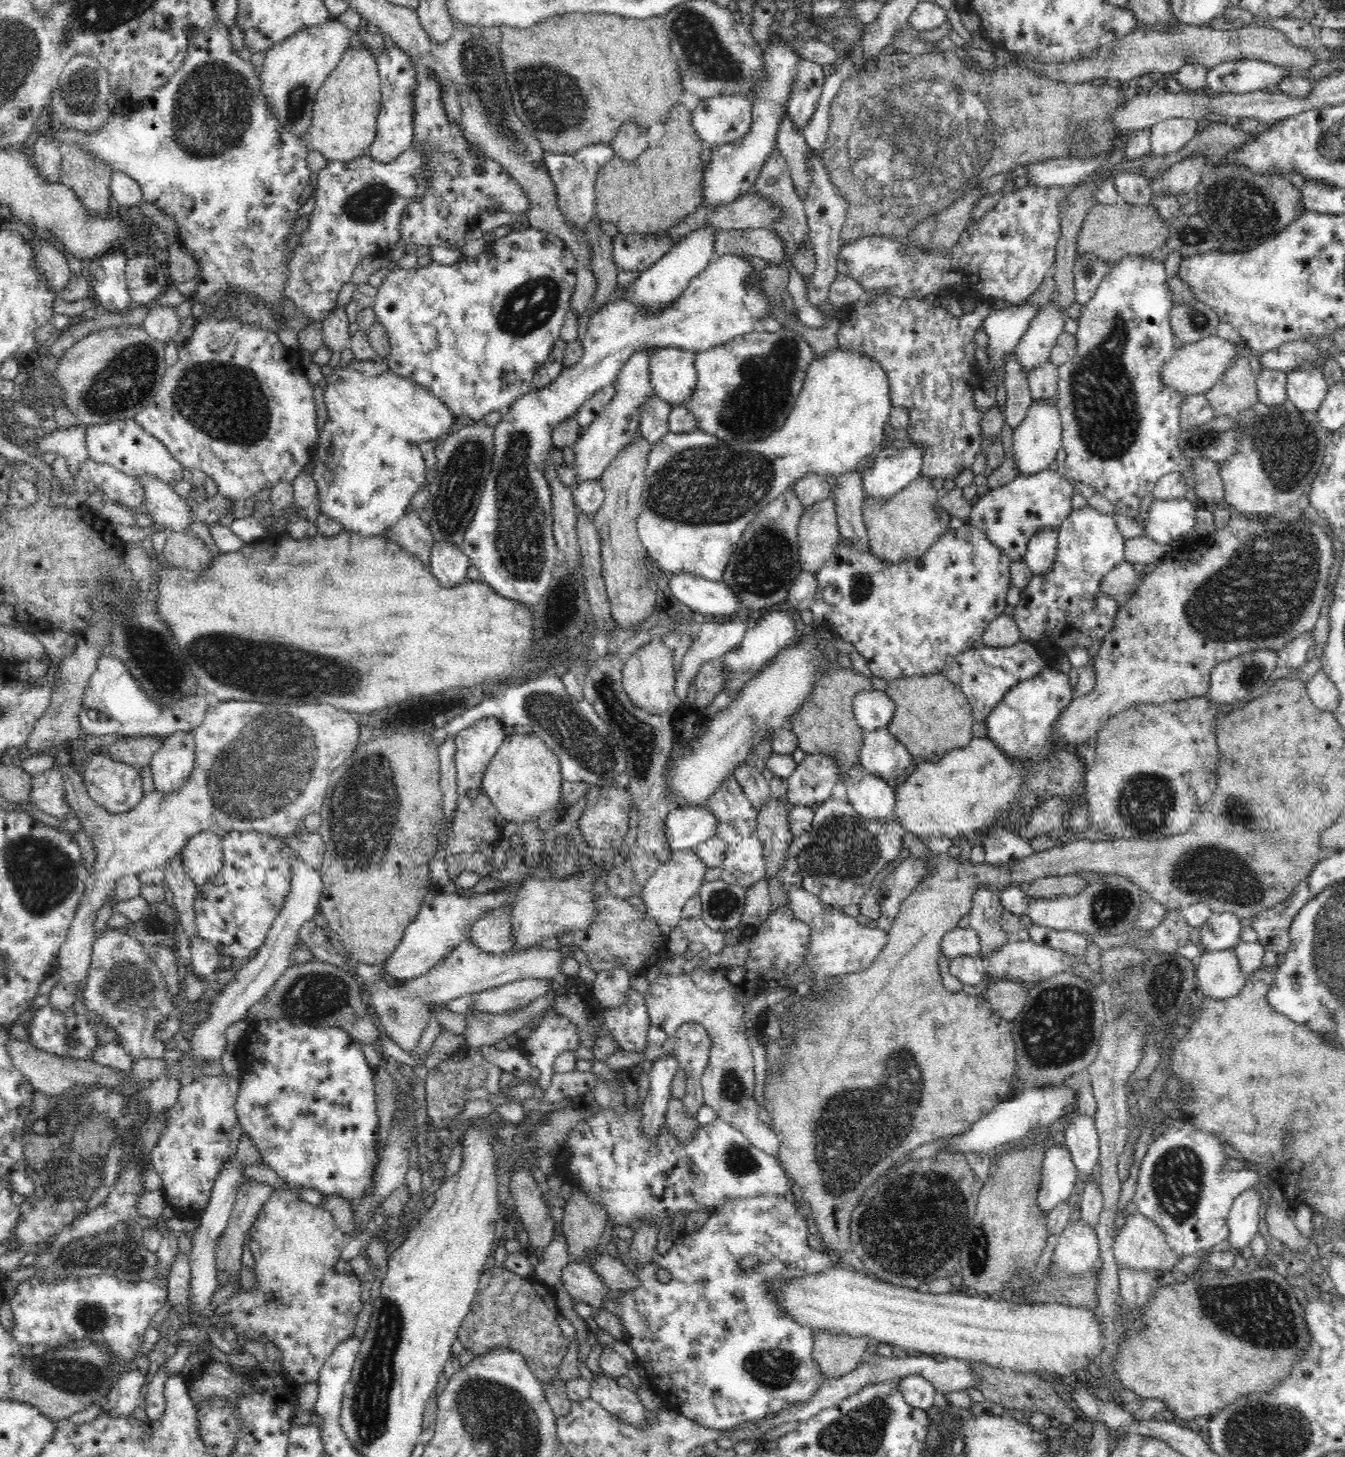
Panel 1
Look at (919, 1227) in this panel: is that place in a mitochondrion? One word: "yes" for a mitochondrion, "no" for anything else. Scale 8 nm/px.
yes

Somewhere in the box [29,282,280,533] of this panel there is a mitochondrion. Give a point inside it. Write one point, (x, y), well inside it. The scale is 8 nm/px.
(225, 401)

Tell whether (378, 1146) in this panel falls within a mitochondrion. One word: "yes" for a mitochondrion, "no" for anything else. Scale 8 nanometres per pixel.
no

